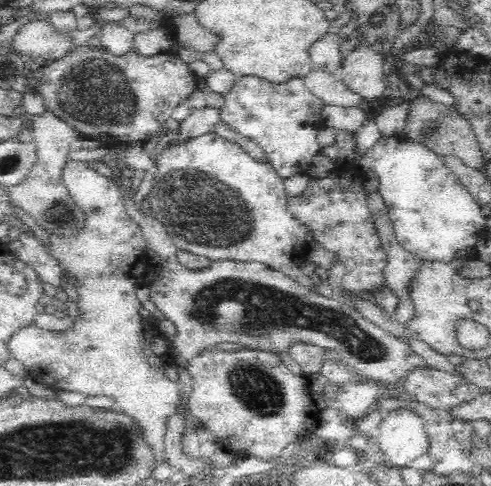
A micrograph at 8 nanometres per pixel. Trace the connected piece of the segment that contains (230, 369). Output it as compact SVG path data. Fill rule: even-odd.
M238 348L234 351L200 350L187 361L187 372L192 389L187 400L190 414L220 441L219 446L228 449L236 457L256 456L265 461L276 460L282 450L296 440L302 440L315 430L319 409L310 399L310 386L305 377L295 376L277 353Z

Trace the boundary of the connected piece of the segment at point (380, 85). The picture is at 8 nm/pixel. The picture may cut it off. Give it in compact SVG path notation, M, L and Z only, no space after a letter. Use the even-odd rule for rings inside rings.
M368 43L358 44L344 55L342 68L333 74L365 102L380 101L387 94L383 72L384 54L374 51L372 46Z

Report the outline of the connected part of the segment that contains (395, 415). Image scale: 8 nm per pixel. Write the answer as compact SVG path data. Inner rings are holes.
M398 409L390 412L386 418L380 422L380 451L386 454L386 465L406 466L414 458L426 454L428 450L428 439L426 437L425 425L427 422L422 417L415 414L410 409Z

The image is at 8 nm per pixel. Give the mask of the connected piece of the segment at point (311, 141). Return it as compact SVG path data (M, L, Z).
M258 76L242 77L234 83L231 92L223 97L224 105L220 109L221 122L260 146L278 176L284 180L295 175L308 174L314 156L321 150L317 143L317 134L325 127L322 120L322 108L325 105L322 99L308 90L302 77L294 77L280 84Z

